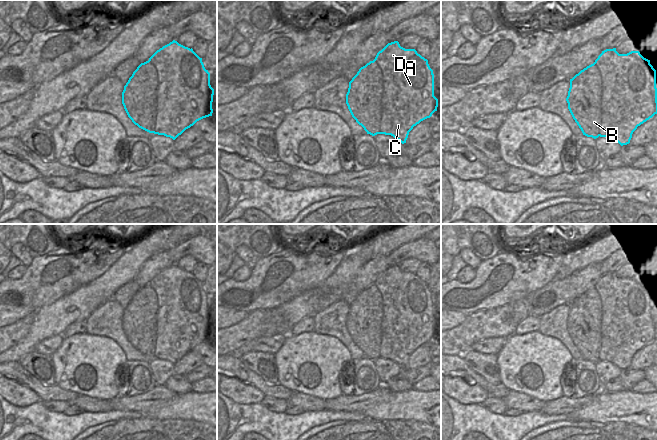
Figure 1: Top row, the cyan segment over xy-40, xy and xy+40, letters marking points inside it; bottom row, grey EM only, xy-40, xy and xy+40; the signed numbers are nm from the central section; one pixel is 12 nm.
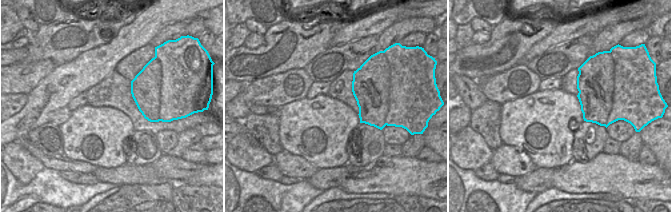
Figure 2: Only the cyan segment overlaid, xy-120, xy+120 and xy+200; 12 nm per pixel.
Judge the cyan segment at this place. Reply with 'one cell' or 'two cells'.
two cells

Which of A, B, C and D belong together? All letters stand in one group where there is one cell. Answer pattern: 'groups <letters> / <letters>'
groups A C D / B

